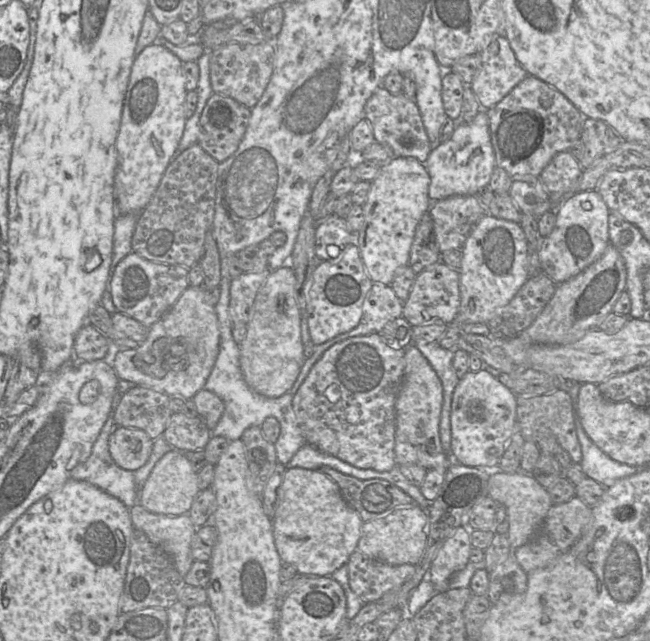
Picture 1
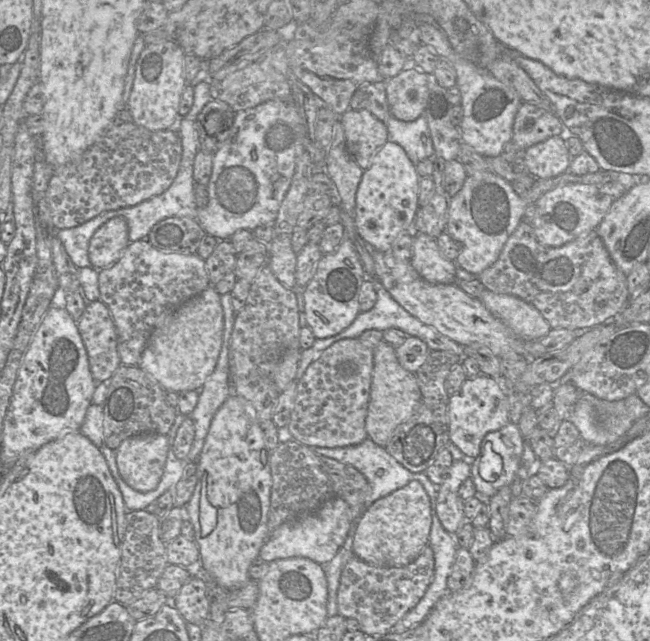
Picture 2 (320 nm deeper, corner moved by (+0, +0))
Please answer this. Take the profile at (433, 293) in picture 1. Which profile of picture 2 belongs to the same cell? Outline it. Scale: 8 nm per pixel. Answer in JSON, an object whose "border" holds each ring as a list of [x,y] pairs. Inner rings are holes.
{"border":[[[414,233],[412,267],[419,276],[430,284],[453,284],[456,281],[456,263],[442,256],[436,239]]]}

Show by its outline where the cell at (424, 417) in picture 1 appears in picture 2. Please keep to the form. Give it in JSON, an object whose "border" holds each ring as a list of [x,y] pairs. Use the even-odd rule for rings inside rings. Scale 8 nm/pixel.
{"border":[[[382,341],[373,348],[373,358],[374,367],[365,428],[368,437],[385,448],[396,428],[408,421],[418,409],[421,392],[415,373],[405,370],[399,364],[395,347]]]}

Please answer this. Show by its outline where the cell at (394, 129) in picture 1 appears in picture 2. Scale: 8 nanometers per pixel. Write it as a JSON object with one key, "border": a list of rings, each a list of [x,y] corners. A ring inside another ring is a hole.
{"border":[[[385,82],[361,85],[351,98],[350,108],[354,110],[368,110],[386,125],[392,114],[386,98]]]}

